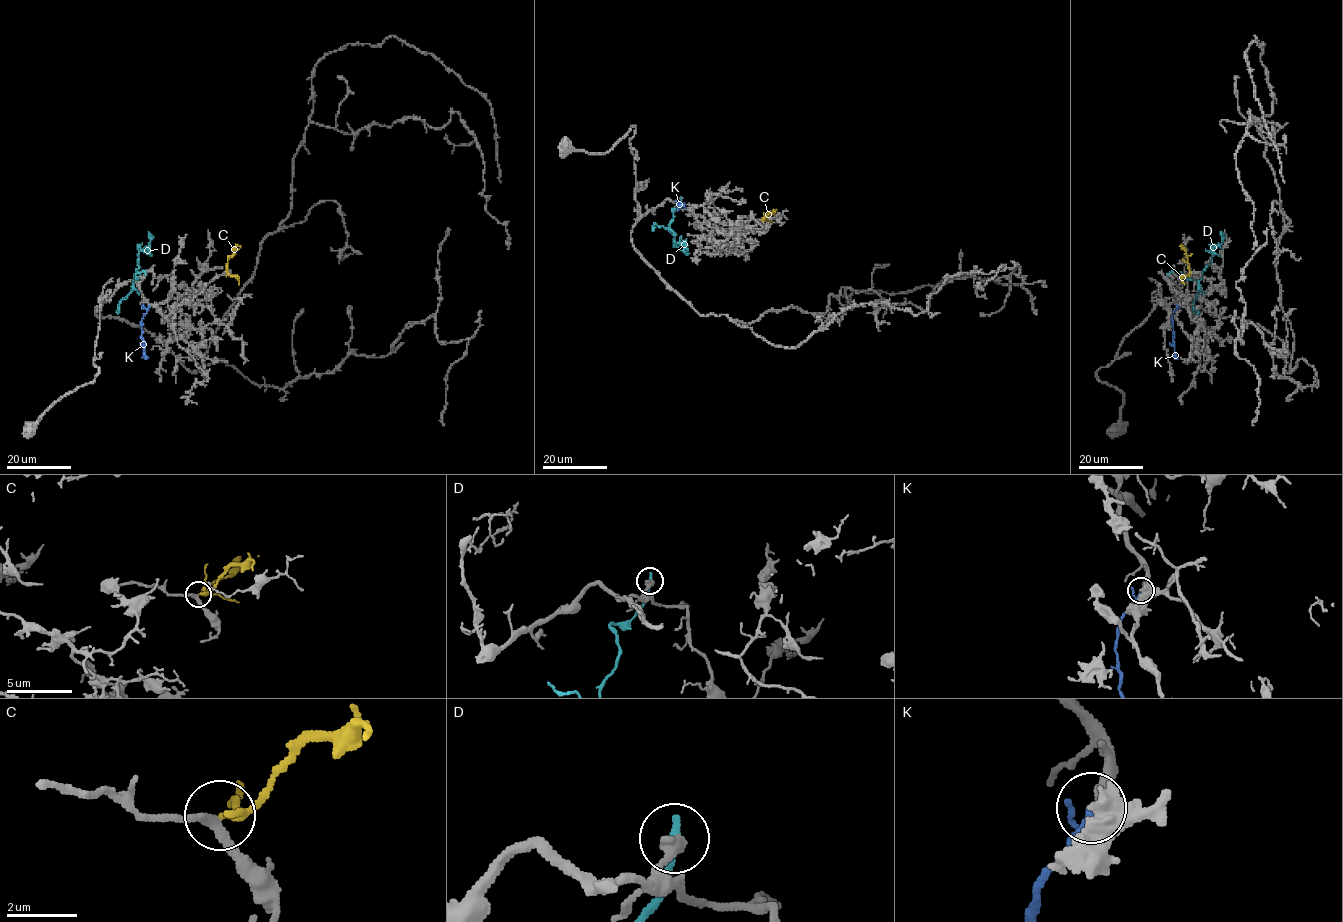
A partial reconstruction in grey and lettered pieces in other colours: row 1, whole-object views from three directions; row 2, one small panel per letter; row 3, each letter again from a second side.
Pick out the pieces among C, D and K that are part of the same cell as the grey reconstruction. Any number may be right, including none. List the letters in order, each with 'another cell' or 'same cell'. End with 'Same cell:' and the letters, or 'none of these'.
C: same cell
D: another cell
K: same cell
Same cell: C, K

